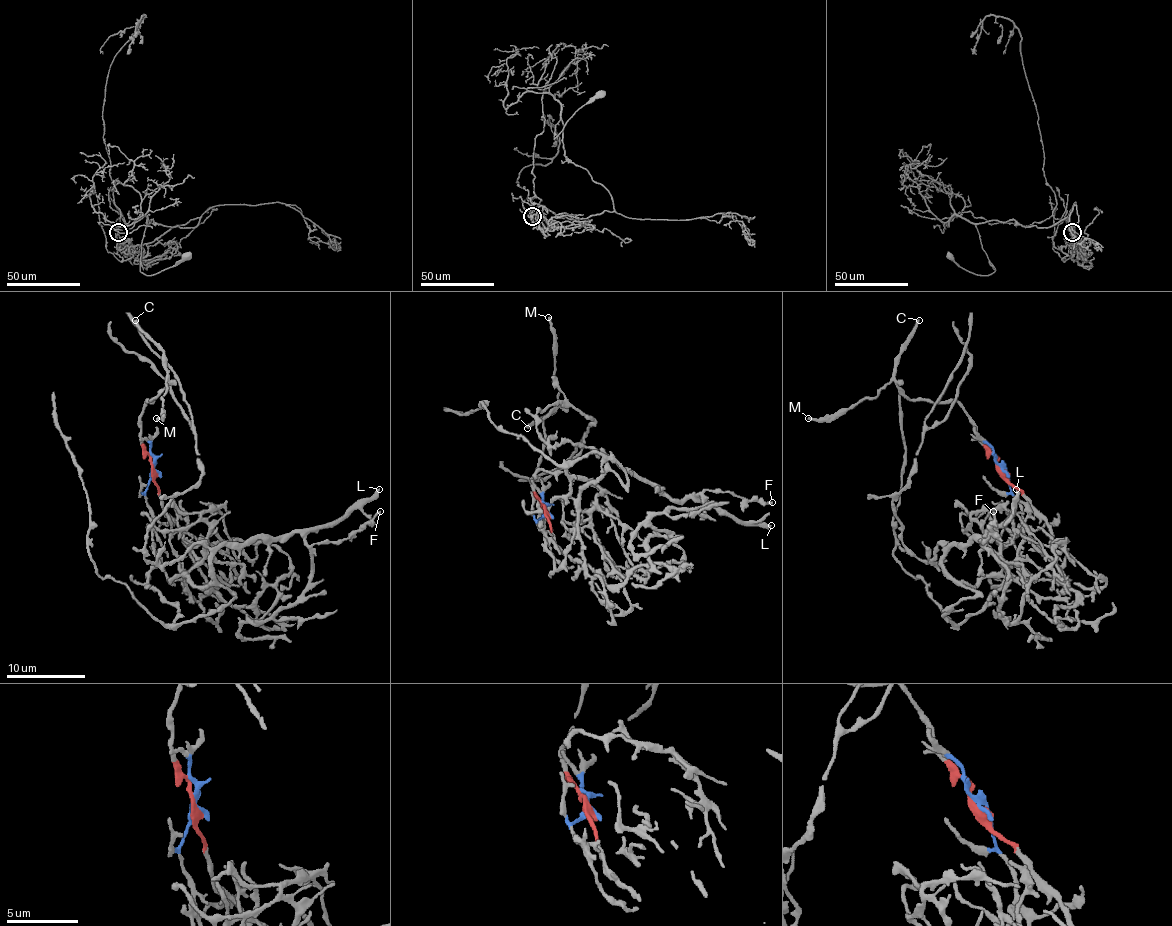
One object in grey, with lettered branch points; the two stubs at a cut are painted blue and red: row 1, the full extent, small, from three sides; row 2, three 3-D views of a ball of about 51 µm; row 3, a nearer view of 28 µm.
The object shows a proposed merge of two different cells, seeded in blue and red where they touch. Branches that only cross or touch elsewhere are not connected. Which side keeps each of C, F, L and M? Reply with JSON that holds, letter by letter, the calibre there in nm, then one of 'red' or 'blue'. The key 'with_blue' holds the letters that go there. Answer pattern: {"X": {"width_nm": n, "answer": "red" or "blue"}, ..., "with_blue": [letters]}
{"C": {"width_nm": 300, "answer": "red"}, "F": {"width_nm": 240, "answer": "blue"}, "L": {"width_nm": 400, "answer": "blue"}, "M": {"width_nm": 280, "answer": "red"}, "with_blue": ["F", "L"]}

